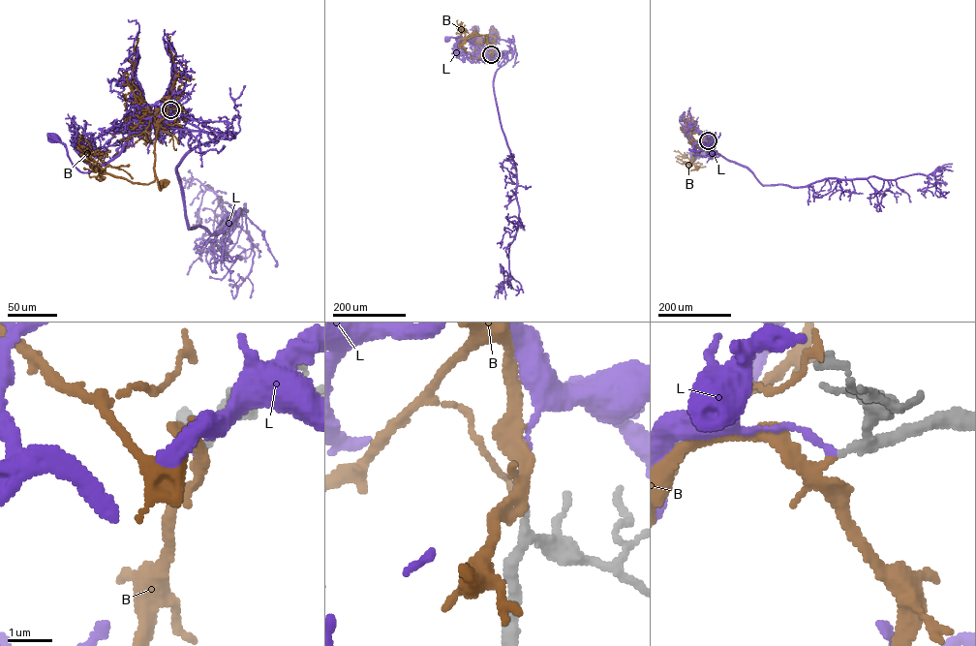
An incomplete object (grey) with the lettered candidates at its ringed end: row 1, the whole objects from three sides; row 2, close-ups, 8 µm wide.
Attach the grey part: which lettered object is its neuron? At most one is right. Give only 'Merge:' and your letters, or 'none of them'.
Merge: B

